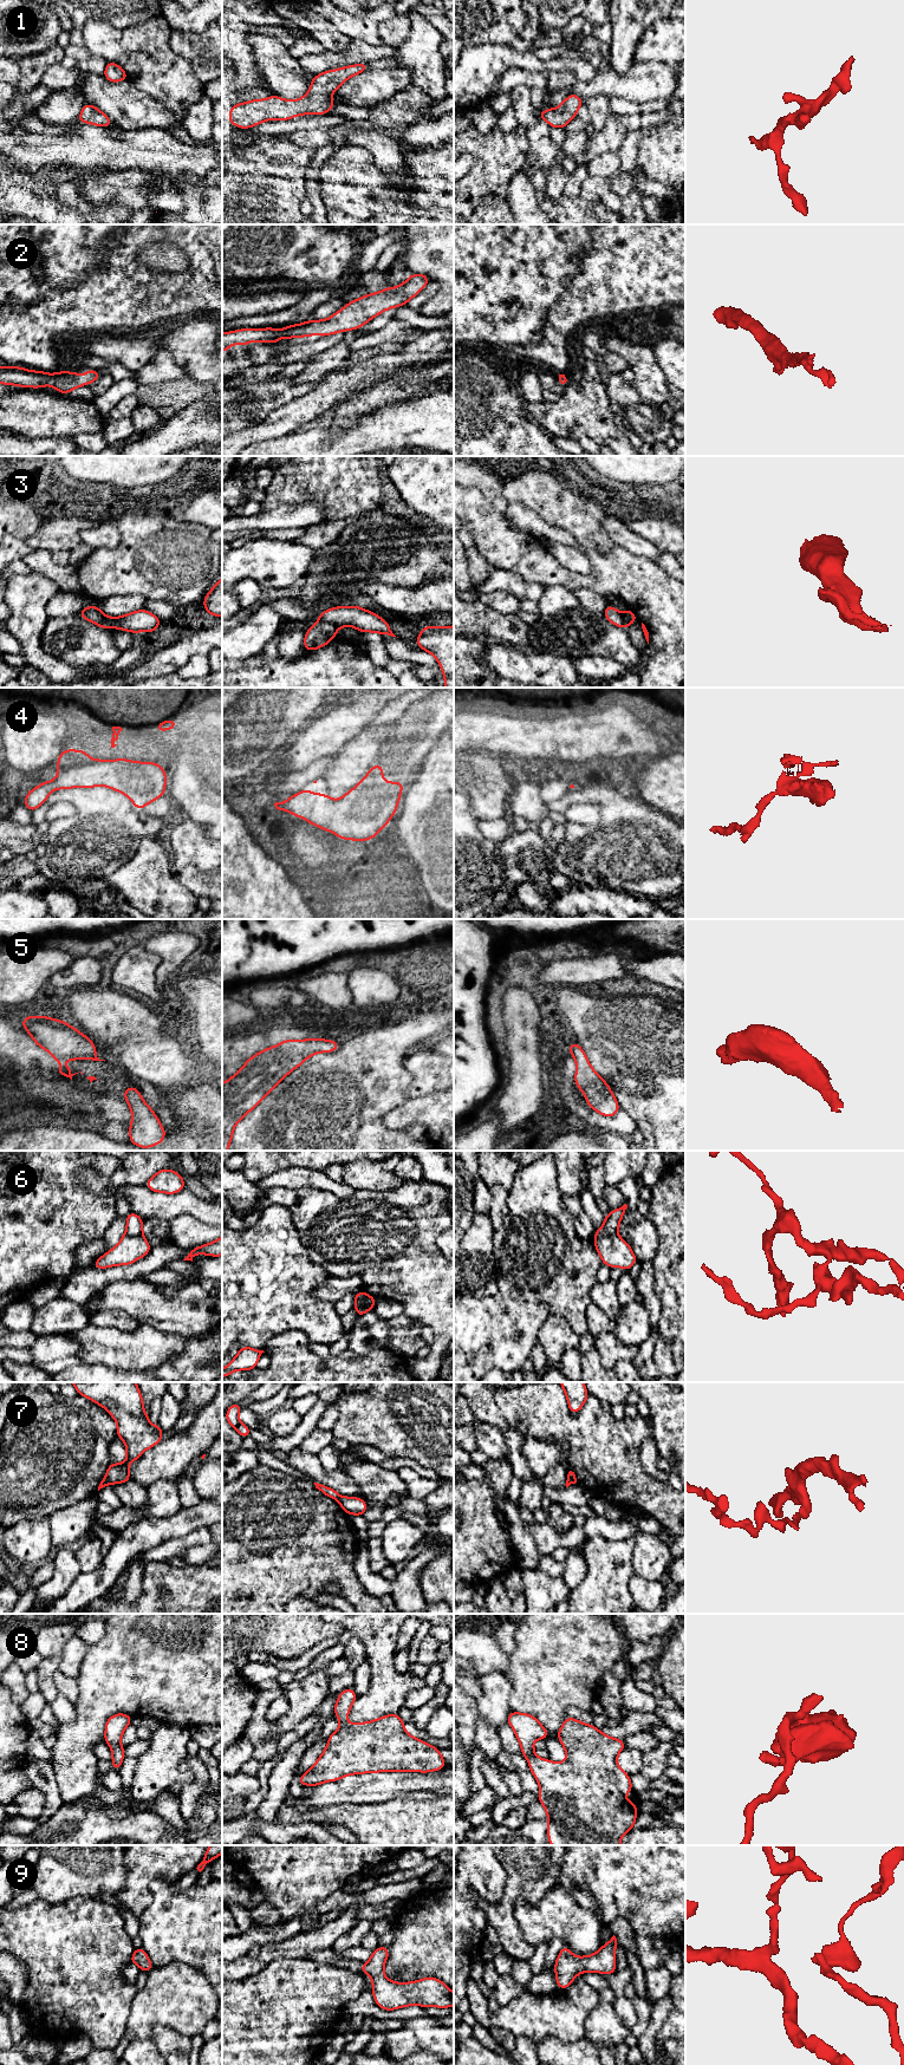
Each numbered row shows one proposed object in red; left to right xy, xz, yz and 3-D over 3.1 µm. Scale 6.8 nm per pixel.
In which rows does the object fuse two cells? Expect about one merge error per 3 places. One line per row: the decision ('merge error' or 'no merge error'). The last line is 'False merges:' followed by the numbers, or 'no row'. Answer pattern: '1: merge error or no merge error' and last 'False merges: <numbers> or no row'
1: no merge error
2: no merge error
3: merge error
4: no merge error
5: no merge error
6: merge error
7: merge error
8: no merge error
9: no merge error
False merges: 3, 6, 7

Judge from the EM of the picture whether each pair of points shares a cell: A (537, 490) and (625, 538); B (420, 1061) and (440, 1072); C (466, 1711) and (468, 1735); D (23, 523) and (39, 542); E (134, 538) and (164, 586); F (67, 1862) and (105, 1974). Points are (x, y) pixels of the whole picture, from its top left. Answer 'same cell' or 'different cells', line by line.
A: different cells
B: same cell
C: same cell
D: different cells
E: same cell
F: different cells

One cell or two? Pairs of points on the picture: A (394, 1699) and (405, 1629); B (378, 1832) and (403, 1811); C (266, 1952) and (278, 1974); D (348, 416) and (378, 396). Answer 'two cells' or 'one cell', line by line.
A: two cells
B: one cell
C: two cells
D: one cell

